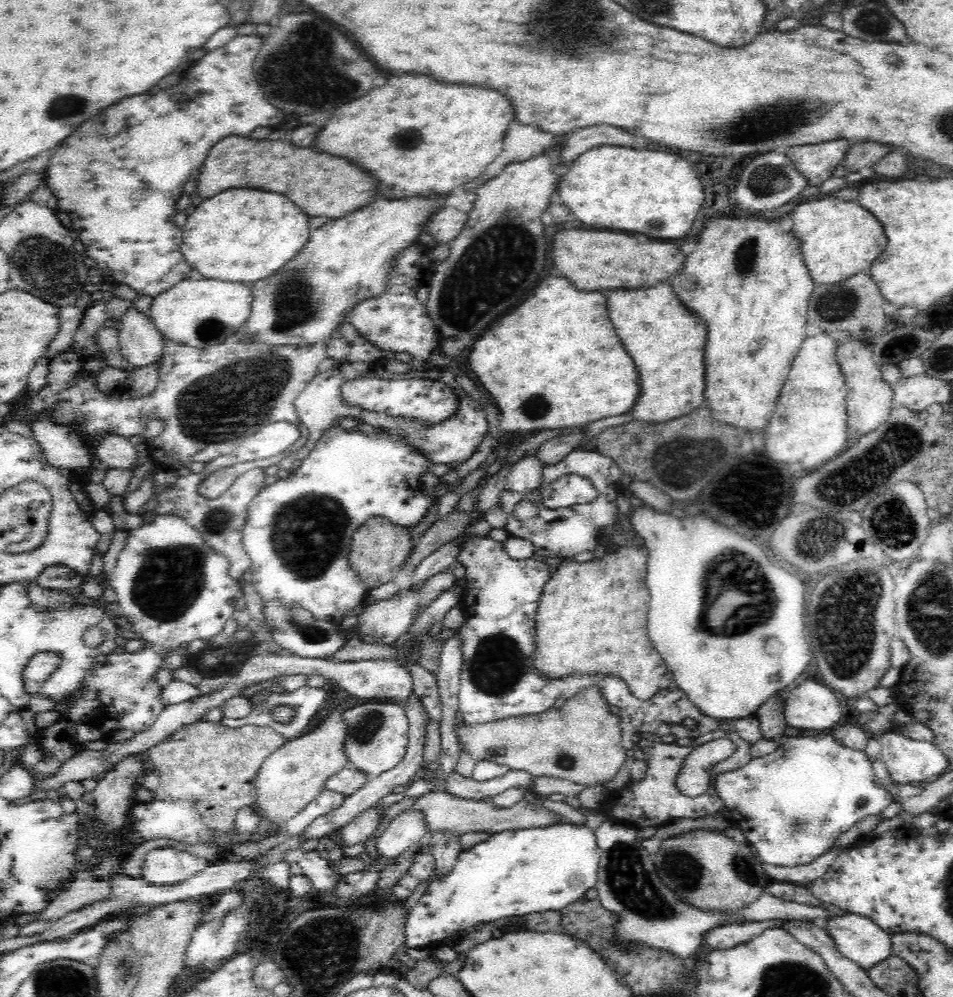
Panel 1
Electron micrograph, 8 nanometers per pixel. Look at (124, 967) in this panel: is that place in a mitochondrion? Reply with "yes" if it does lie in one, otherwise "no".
yes

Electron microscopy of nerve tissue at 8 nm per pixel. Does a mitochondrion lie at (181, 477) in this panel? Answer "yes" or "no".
no

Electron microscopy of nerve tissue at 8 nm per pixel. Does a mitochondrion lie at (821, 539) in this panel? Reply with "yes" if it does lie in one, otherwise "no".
yes

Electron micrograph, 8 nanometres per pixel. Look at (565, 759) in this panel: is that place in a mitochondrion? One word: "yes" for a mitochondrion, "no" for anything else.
yes

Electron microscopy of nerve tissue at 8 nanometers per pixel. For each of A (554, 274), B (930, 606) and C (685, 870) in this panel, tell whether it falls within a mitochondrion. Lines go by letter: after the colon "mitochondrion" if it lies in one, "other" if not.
A: other
B: mitochondrion
C: mitochondrion

